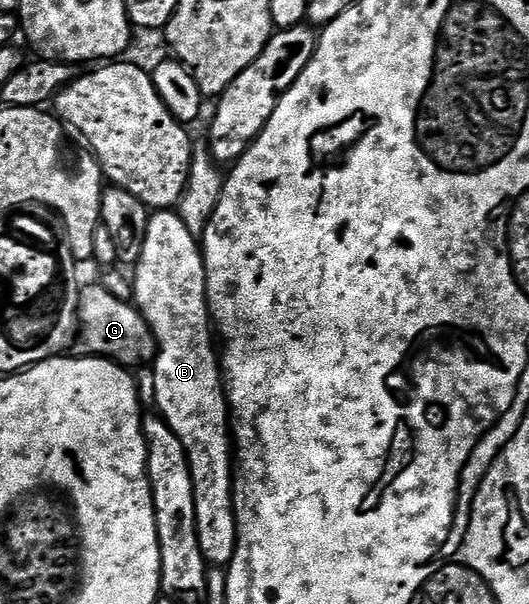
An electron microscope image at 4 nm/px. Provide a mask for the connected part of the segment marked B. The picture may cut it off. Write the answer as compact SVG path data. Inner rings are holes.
M155 211L148 216L147 230L145 231L145 247L141 247L141 259L133 267L133 284L135 287L135 295L133 304L139 310L140 315L145 319L145 323L149 323L151 333L155 337L155 348L157 350L153 362L155 370L155 386L157 387L157 395L155 396L154 408L160 417L166 421L167 425L177 435L177 439L181 439L181 443L187 452L187 458L191 464L191 474L193 475L193 495L195 496L195 506L197 507L197 539L201 543L201 551L203 558L212 566L220 565L226 567L231 564L235 548L237 547L237 523L235 522L235 504L233 503L233 434L229 428L229 406L227 403L227 395L225 392L224 382L221 380L221 361L217 356L217 349L211 346L211 329L213 333L213 321L209 316L207 307L207 276L205 275L205 267L203 266L203 250L200 242L189 231L189 227L185 227L185 223L175 211Z

